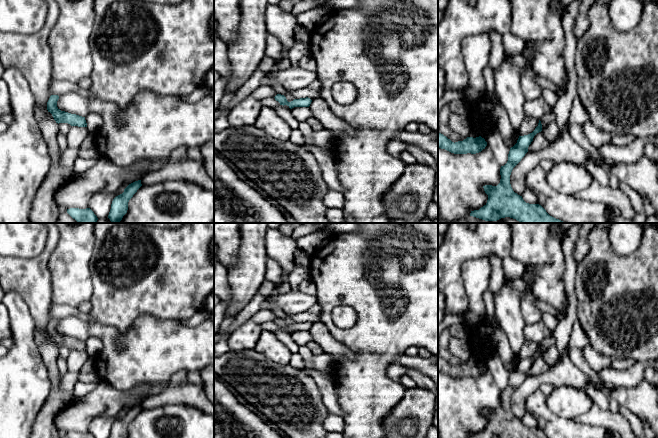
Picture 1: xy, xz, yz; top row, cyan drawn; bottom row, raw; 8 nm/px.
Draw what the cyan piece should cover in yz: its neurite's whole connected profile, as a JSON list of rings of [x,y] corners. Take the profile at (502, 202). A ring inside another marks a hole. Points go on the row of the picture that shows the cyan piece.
[[[539,120],[538,126],[532,133],[519,136],[517,143],[510,148],[507,163],[500,168],[500,183],[497,186],[483,186],[488,195],[487,203],[479,210],[471,211],[470,216],[485,221],[497,221],[510,217],[520,223],[565,223],[550,216],[541,205],[526,203],[522,196],[513,191],[510,184],[513,168],[528,152],[534,136],[541,131],[542,124]]]

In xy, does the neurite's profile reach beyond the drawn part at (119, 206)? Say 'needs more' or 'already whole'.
already whole

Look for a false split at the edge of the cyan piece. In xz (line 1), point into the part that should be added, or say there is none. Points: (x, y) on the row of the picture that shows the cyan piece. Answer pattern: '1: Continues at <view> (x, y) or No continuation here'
1: No continuation here

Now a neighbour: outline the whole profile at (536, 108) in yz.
[[[542,97],[534,100],[525,100],[524,103],[525,115],[538,120],[551,110],[550,105]]]

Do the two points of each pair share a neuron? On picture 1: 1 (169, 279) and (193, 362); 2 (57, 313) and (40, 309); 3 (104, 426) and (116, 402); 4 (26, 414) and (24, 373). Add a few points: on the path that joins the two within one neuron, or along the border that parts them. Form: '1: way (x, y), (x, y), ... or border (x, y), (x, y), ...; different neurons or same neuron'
1: border (158, 318), (181, 321); different neurons
2: border (53, 304), (50, 307), (51, 318); different neurons
3: border (114, 415), (98, 415), (91, 421), (88, 427); different neurons
4: way (24, 404), (24, 383); same neuron

